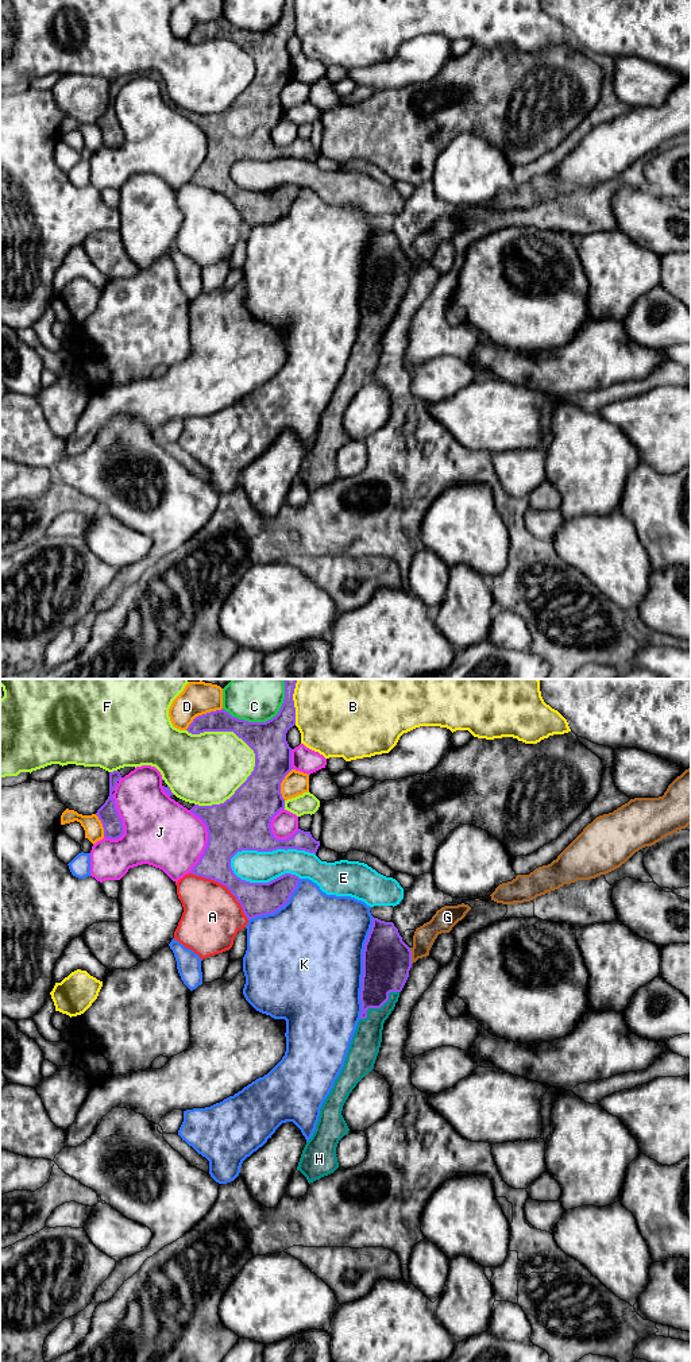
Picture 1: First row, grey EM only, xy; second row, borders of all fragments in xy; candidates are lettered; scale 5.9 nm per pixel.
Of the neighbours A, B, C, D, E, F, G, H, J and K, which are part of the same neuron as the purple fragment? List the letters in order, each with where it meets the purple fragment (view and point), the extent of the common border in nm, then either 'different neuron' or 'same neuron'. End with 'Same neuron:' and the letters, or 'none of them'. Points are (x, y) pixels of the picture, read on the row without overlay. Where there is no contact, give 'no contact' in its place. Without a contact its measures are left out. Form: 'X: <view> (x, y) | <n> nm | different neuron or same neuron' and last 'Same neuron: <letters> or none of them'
A: xy (224, 193) | 440 nm | different neuron
B: xy (294, 16) | 200 nm | different neuron
C: xy (261, 31) | 400 nm | different neuron
D: xy (203, 23) | 260 nm | different neuron
E: xy (269, 159) | 500 nm | different neuron
F: xy (246, 51) | 500 nm | different neuron
G: xy (410, 265) | 100 nm | different neuron
H: xy (378, 316) | 280 nm | same neuron
J: xy (208, 150) | 380 nm | different neuron
K: xy (363, 277) | 600 nm | different neuron
Same neuron: H

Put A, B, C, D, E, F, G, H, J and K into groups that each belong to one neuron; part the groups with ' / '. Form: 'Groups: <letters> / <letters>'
Groups: A / B / C / D / E / F / G / H / J / K

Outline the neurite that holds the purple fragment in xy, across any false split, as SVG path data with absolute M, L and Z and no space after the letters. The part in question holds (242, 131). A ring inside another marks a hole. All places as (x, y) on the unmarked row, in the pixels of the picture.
M285 0L278 23L266 31L239 28L221 18L196 26L186 38L192 43L233 40L255 62L254 80L229 108L190 117L208 140L206 157L190 182L225 194L247 228L274 223L283 216L300 186L285 182L269 192L250 192L233 182L231 167L242 159L297 158L316 163L320 155L310 140L298 138L292 146L278 148L270 136L271 128L285 117L281 92L293 78L292 57L286 50L287 39L296 34L293 3Z

